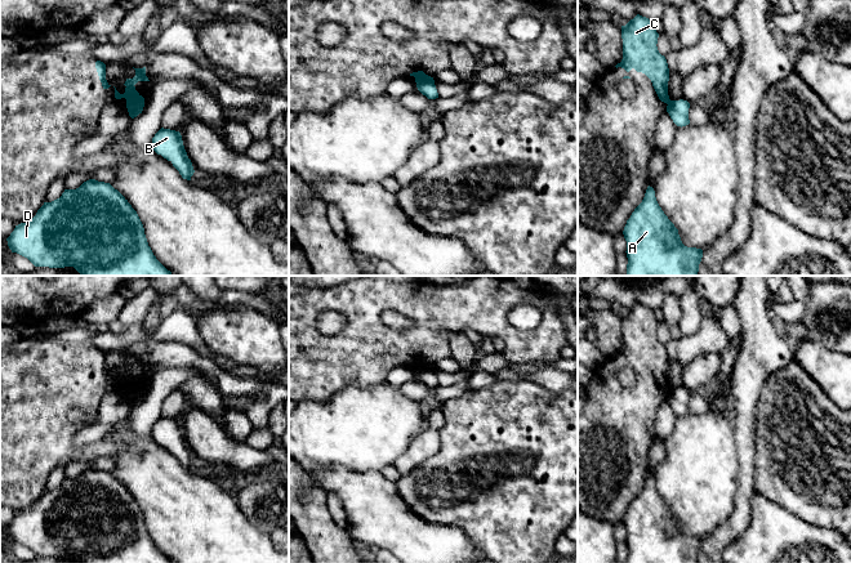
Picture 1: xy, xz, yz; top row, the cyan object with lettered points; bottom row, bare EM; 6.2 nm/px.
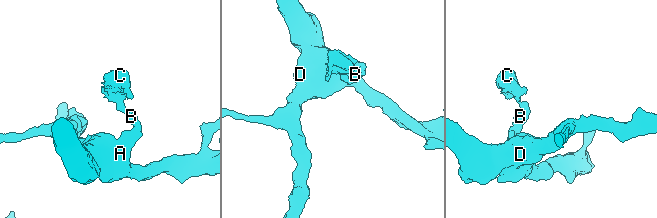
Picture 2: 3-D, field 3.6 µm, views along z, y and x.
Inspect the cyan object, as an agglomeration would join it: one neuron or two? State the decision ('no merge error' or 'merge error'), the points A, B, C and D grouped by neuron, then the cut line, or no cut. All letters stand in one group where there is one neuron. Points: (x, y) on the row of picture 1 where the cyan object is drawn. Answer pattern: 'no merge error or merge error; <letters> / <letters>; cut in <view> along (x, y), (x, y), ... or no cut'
merge error; A B D / C; cut in xy along (127, 102), (143, 103)

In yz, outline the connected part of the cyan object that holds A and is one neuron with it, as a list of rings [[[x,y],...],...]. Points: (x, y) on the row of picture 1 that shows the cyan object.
[[[647,187],[642,202],[627,220],[623,234],[628,258],[625,276],[698,276],[703,250],[682,243],[678,229],[659,206],[652,187]]]

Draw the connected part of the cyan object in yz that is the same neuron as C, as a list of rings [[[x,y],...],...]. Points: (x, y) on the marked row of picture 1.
[[[637,14],[625,26],[621,26],[623,59],[615,67],[627,72],[634,68],[645,73],[664,103],[669,103],[668,81],[669,68],[664,55],[658,50],[659,33],[655,22]]]

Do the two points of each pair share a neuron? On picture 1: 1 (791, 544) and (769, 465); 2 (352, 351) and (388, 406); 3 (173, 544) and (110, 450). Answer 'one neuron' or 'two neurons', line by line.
1: two neurons
2: two neurons
3: two neurons

